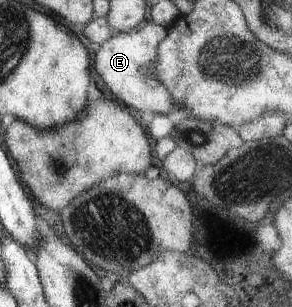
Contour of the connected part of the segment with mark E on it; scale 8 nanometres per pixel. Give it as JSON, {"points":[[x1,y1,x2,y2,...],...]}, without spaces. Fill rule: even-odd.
{"points":[[145,21,139,25,136,29,132,29,123,33,114,33,110,38,107,38,104,42,99,44,100,48,94,54,94,68,98,73,98,76,102,78,104,84,106,84,108,90,119,98,130,108,139,110,140,112,152,112,167,114,172,108,178,106,173,102,168,91,164,86,160,84,153,76,148,72,142,72,141,69,148,69,152,66,155,57,157,56,158,43,164,38,166,28,162,25,153,23,152,21]]}

